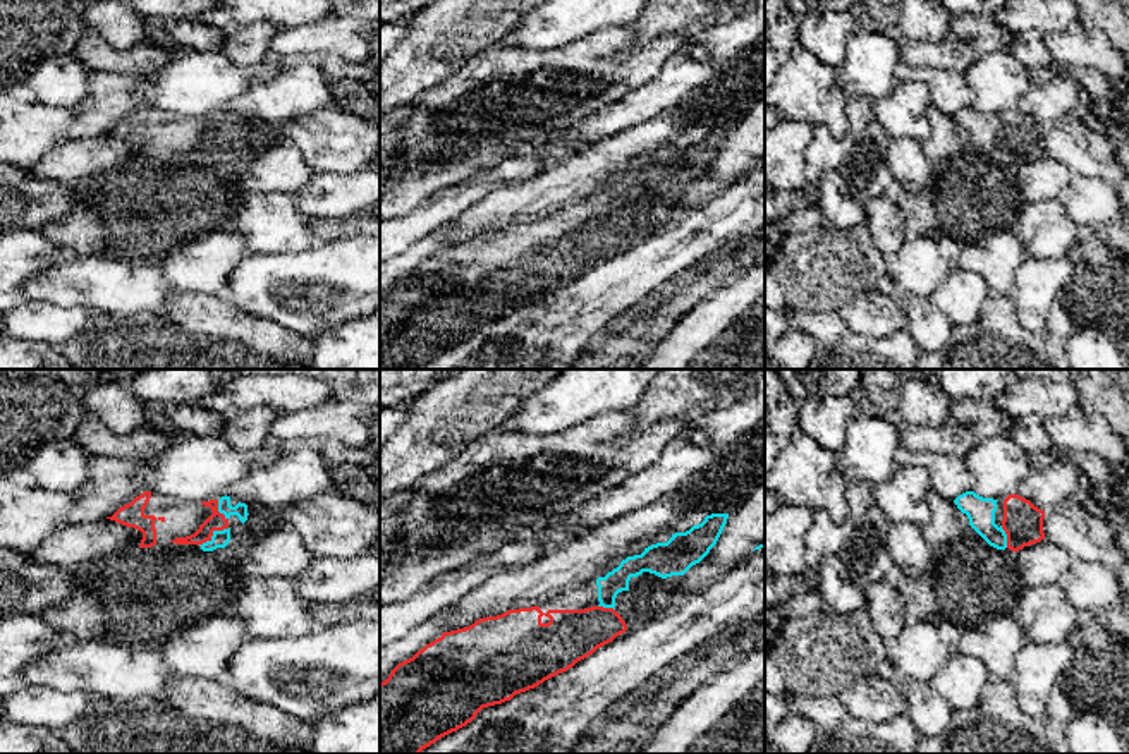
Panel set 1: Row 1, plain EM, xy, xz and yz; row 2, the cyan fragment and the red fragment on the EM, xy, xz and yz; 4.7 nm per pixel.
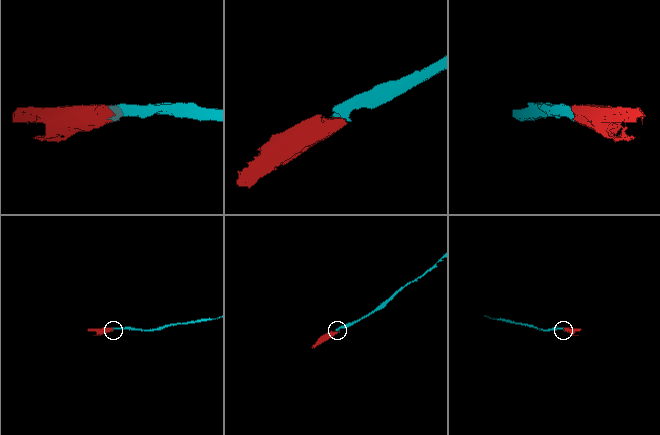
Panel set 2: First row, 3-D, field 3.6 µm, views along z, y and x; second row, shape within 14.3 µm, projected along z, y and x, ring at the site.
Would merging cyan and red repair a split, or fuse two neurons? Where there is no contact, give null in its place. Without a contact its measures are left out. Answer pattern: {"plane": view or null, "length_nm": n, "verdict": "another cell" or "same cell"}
{"plane": "xy", "length_nm": 160, "verdict": "same cell"}

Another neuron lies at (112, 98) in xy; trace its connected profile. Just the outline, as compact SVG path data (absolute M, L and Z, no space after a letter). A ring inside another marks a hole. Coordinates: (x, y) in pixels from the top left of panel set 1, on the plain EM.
M91 72L89 94L72 106L76 117L67 137L96 137L148 106L143 98L144 77L117 72Z

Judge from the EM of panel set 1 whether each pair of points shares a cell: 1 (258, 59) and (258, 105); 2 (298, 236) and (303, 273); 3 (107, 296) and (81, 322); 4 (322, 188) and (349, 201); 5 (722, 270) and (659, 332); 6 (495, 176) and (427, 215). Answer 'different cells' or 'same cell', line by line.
1: different cells
2: different cells
3: different cells
4: same cell
5: same cell
6: same cell

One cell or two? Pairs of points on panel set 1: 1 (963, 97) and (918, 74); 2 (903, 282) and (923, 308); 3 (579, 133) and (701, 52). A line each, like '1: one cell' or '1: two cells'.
1: one cell
2: two cells
3: one cell

